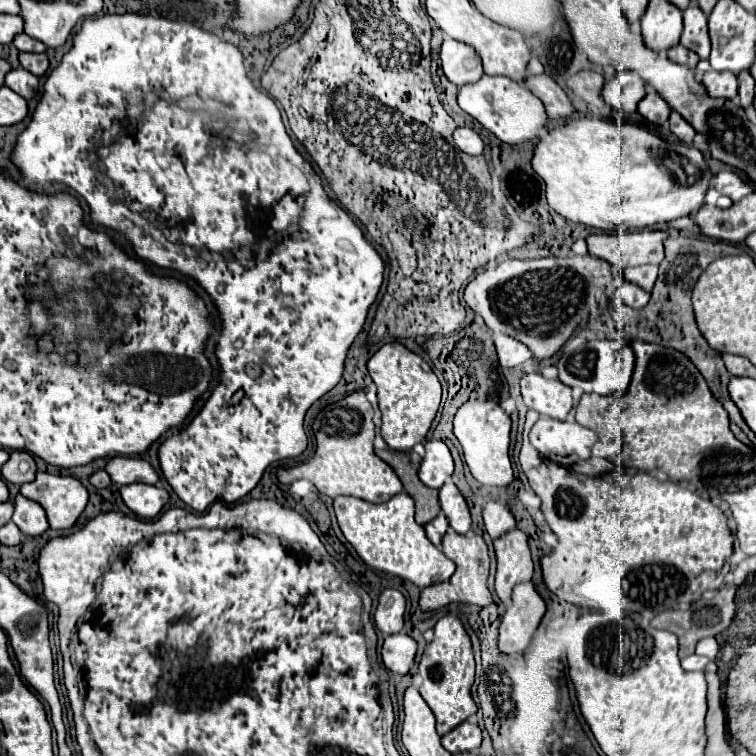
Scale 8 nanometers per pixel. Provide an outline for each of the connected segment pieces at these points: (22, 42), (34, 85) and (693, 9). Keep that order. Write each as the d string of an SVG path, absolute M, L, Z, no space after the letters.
M18 33L12 41L12 45L18 49L18 51L30 51L30 53L44 53L46 51L46 45L36 41L36 39L30 39L26 33Z
M12 69L6 75L4 85L10 87L12 91L16 91L26 101L30 101L36 95L36 91L38 91L38 77L32 75L30 71L26 71L26 69Z
M690 5L684 9L684 31L680 43L688 47L690 51L698 53L700 59L708 59L710 55L710 37L706 27L706 15L700 11L700 7Z

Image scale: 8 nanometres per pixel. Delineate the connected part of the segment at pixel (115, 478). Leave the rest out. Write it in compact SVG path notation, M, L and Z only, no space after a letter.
M112 457L106 463L106 473L110 475L114 485L130 485L130 483L148 483L156 485L158 475L144 459L134 457Z

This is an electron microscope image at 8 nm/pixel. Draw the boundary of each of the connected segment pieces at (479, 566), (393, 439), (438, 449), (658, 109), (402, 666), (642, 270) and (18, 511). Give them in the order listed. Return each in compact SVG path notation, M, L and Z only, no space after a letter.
M448 531L442 539L442 553L456 563L454 575L438 585L430 585L422 589L420 595L420 609L422 611L434 611L438 607L444 607L448 603L470 603L470 605L490 605L492 593L488 591L488 573L490 573L490 557L488 547L482 539L482 535L460 535L456 531Z
M386 343L368 361L368 373L378 387L378 405L382 411L382 437L398 451L410 451L426 439L430 423L440 407L442 385L430 365L402 343Z
M436 439L426 441L426 455L418 471L420 481L426 487L440 489L450 479L452 471L454 471L454 461L452 461L452 455L446 443L436 441Z
M650 91L638 105L638 111L650 121L650 123L656 123L656 125L664 125L668 121L668 115L670 115L670 105L666 103L666 99L656 93L656 91Z
M396 633L384 639L382 661L388 671L406 675L416 657L416 641L404 633Z
M640 265L640 267L624 269L624 277L630 283L636 283L642 289L650 291L652 285L654 285L654 281L656 281L656 277L658 277L658 265Z
M22 495L16 497L12 521L18 525L18 529L24 535L30 535L30 537L38 537L48 529L44 509L38 503L34 503L34 501L30 501L30 499L22 497Z

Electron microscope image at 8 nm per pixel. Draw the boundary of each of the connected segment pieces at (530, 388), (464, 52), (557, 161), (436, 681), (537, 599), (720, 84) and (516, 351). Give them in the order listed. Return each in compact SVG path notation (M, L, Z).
M528 373L522 377L522 397L528 409L564 421L572 409L572 389L558 379L546 379L540 373Z
M446 39L442 43L440 59L444 75L458 87L478 81L484 73L474 47L468 47L466 43L460 43L456 39Z
M592 117L568 119L536 145L532 169L546 183L548 205L564 219L604 231L660 227L704 205L712 173L696 147L668 143L644 127Z
M446 615L436 623L434 639L428 643L420 659L420 677L422 685L418 687L418 691L436 717L438 735L446 735L456 725L460 725L462 721L466 721L470 715L476 713L478 707L470 695L470 687L474 683L472 643L458 617Z
M518 583L512 593L512 605L506 609L500 625L498 647L502 653L522 653L546 613L546 603L534 589L534 583Z
M706 71L702 77L704 87L712 97L732 99L738 95L738 79L730 71Z
M494 333L494 345L498 351L500 367L518 367L532 357L532 351L528 351L528 347L524 347L524 343L520 343L504 333Z

